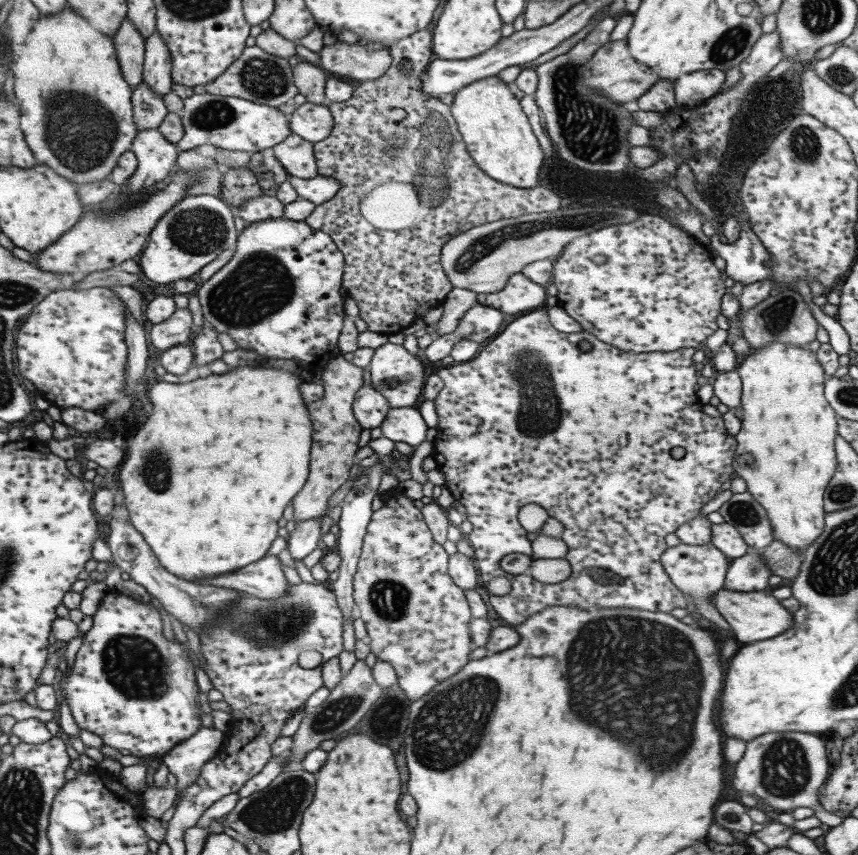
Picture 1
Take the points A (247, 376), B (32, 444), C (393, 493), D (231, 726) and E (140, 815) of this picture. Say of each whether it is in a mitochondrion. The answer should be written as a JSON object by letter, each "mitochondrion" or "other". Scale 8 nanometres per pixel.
{"A":"other","B":"other","C":"other","D":"other","E":"other"}

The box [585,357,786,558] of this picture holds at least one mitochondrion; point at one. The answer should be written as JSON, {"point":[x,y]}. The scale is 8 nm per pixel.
{"point":[744,514]}

